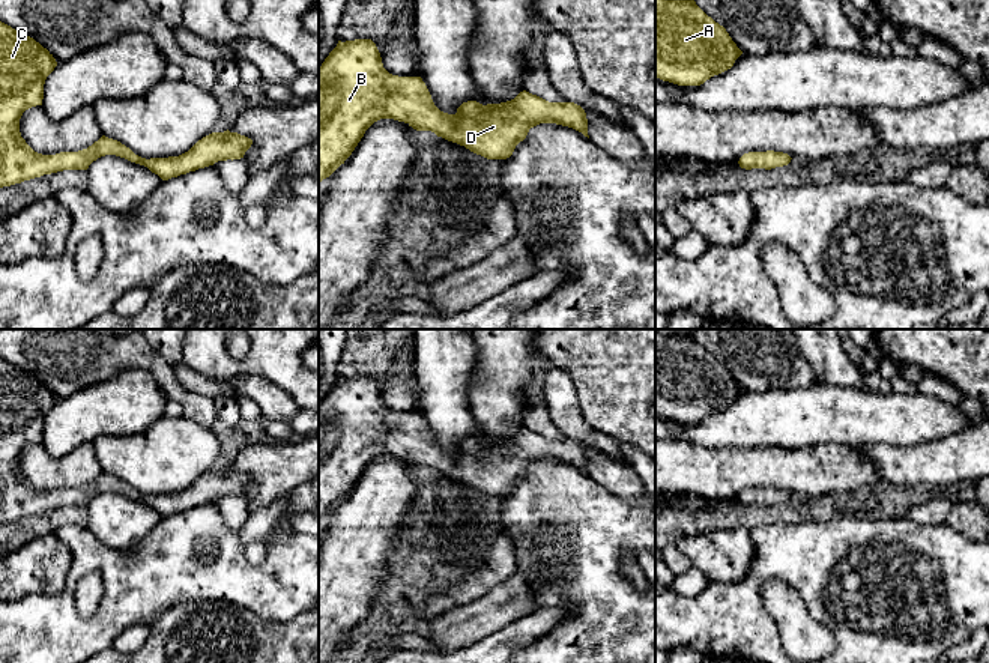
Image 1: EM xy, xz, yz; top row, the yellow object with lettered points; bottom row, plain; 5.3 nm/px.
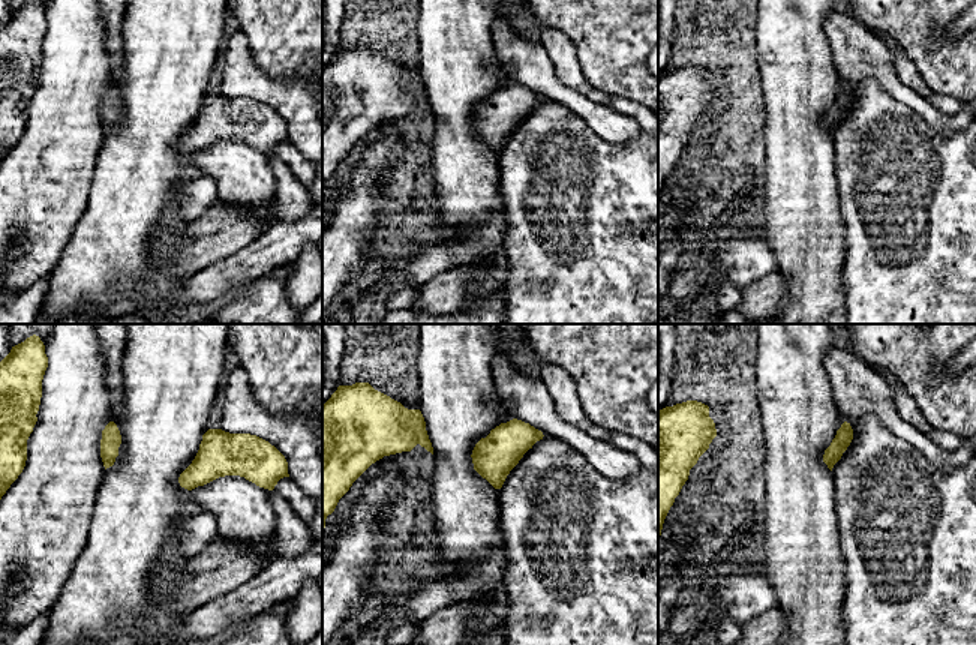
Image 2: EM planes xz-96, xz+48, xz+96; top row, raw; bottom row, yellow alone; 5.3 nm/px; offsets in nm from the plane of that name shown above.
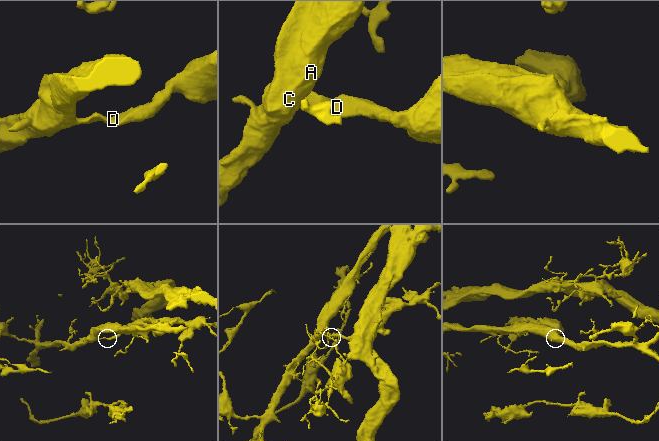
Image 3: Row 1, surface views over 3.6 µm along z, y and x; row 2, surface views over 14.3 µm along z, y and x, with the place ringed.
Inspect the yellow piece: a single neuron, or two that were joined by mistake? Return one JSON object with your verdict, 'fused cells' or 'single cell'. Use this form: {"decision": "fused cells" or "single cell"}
{"decision": "single cell"}

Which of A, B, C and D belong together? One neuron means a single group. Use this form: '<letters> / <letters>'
A B C D

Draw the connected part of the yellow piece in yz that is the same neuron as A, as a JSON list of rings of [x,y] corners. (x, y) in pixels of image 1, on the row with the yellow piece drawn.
[[[655,0],[655,77],[700,86],[730,69],[743,51],[694,0]]]

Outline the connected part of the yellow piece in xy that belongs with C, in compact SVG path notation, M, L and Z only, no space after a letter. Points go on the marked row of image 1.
M0 21L0 188L63 170L87 170L93 161L105 155L116 155L144 165L162 180L168 180L213 165L218 161L240 159L253 144L251 138L227 129L224 132L212 132L198 140L188 152L168 158L141 158L120 141L105 135L78 152L38 153L21 137L20 119L26 110L42 105L45 80L56 66L57 62L47 48Z

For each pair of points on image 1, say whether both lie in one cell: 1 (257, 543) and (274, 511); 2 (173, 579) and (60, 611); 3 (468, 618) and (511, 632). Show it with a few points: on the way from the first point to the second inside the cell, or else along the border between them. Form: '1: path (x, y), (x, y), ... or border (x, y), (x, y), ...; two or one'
1: path (257, 535), (257, 528), (266, 519); one
2: path (145, 584), (105, 623), (89, 623); one
3: border (531, 612), (469, 645); two

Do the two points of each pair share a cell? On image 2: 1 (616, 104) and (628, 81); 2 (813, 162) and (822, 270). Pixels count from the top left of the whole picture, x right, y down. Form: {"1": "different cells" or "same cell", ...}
{"1": "different cells", "2": "same cell"}

